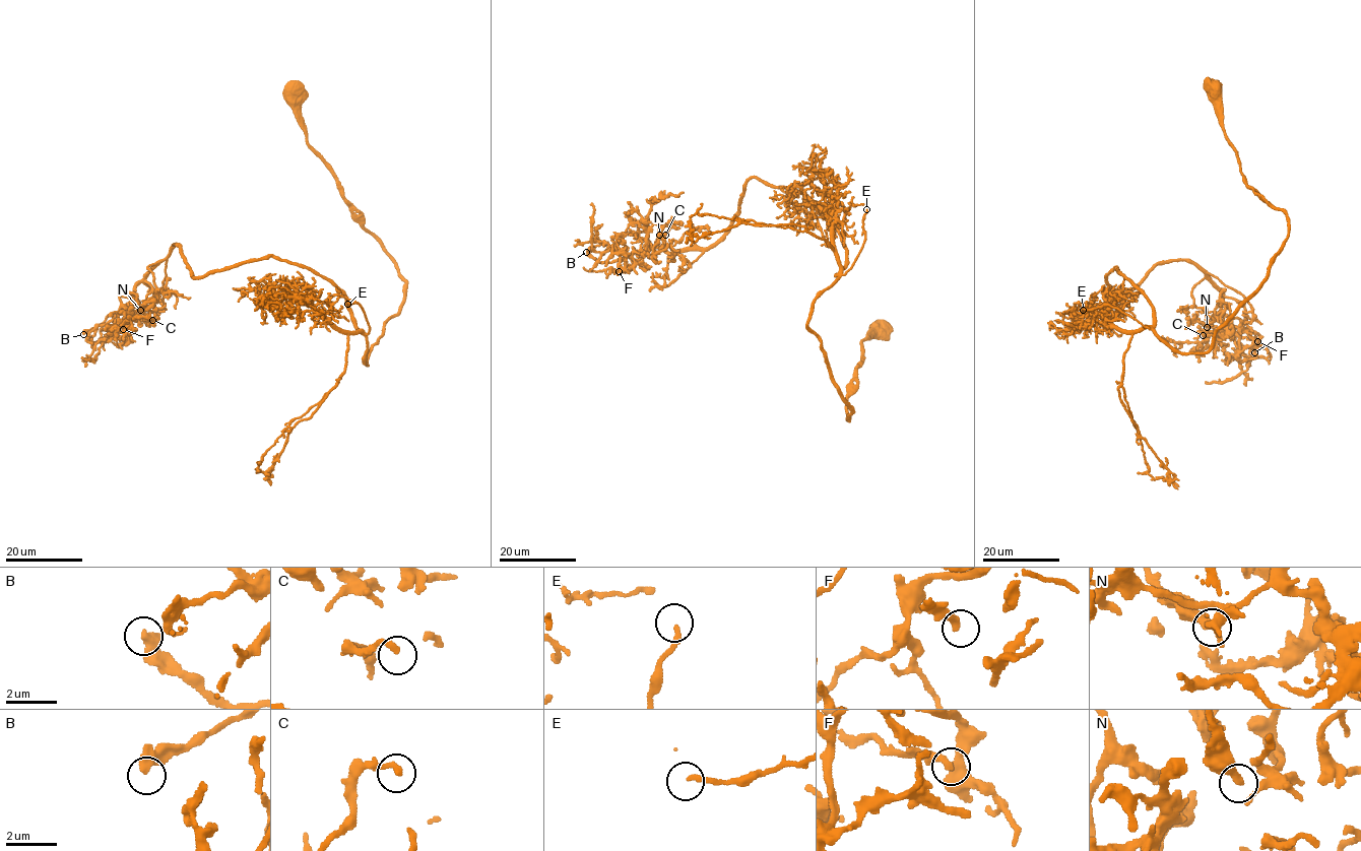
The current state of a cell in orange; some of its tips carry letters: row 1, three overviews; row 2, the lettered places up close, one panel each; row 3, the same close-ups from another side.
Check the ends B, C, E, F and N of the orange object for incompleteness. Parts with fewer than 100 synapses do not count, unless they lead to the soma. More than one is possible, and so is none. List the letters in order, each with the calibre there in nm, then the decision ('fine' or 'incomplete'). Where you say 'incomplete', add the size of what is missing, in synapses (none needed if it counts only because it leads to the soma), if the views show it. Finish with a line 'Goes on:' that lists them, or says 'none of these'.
B: 400 nm | fine
C: 240 nm | fine
E: 200 nm | fine
F: 320 nm | fine
N: 280 nm | fine
Goes on: none of these

